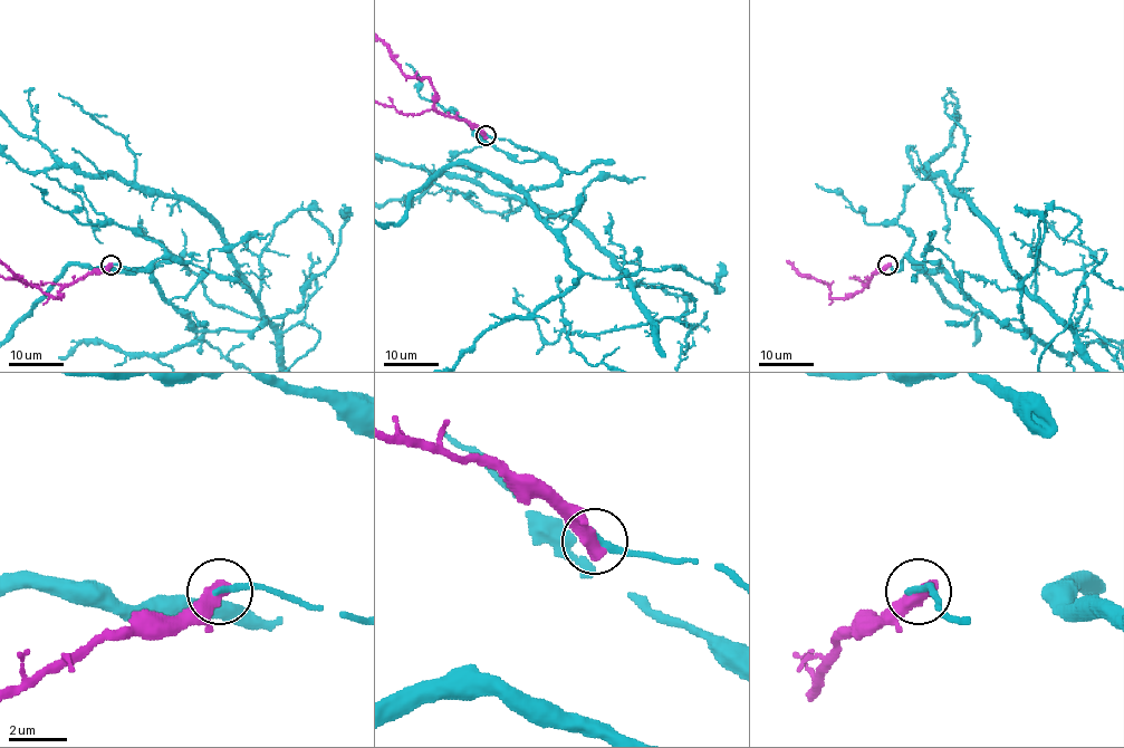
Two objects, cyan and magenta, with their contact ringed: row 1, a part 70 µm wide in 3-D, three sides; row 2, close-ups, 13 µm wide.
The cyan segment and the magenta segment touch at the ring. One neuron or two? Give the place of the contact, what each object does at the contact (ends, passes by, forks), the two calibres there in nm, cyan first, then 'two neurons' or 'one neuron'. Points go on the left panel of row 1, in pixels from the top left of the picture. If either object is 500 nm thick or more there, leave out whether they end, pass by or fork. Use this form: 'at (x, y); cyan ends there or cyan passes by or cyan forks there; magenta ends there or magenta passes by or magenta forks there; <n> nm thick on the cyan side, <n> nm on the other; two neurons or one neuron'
at (111, 265); 240 nm thick on the cyan side, 600 nm on the other; two neurons

